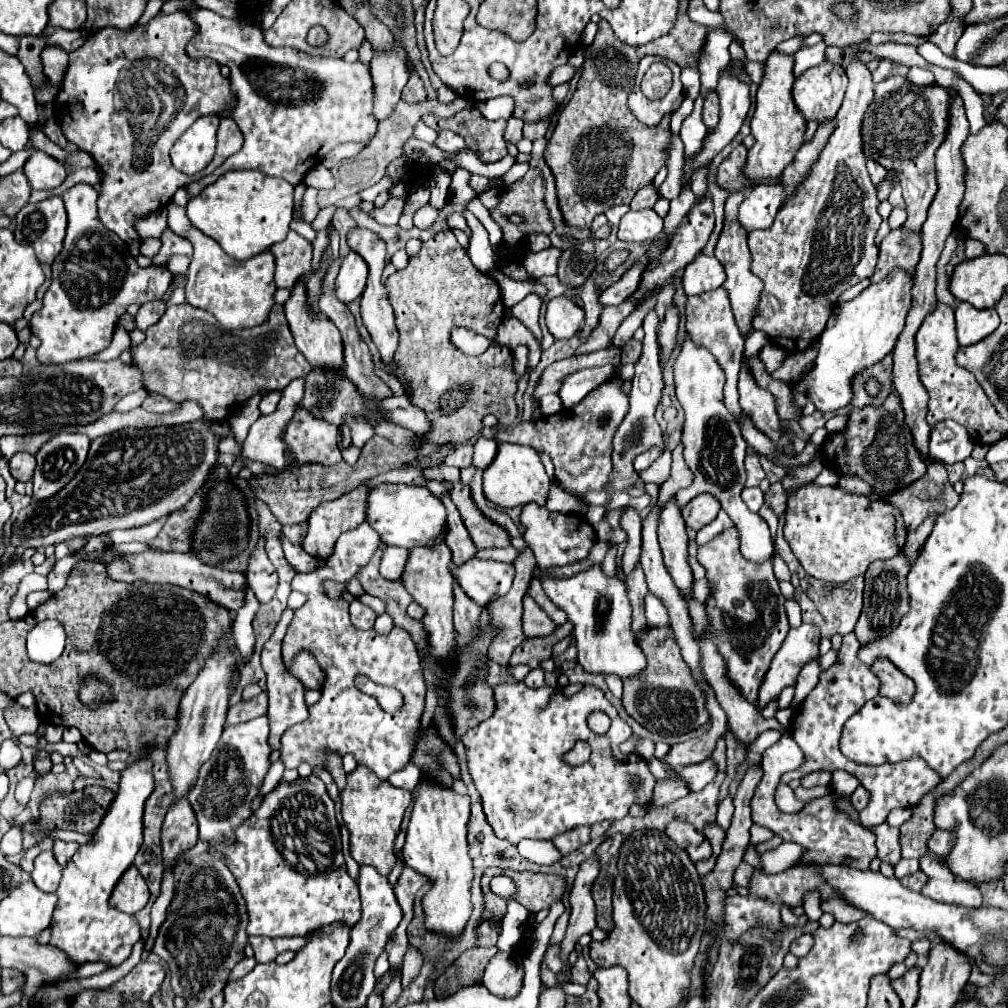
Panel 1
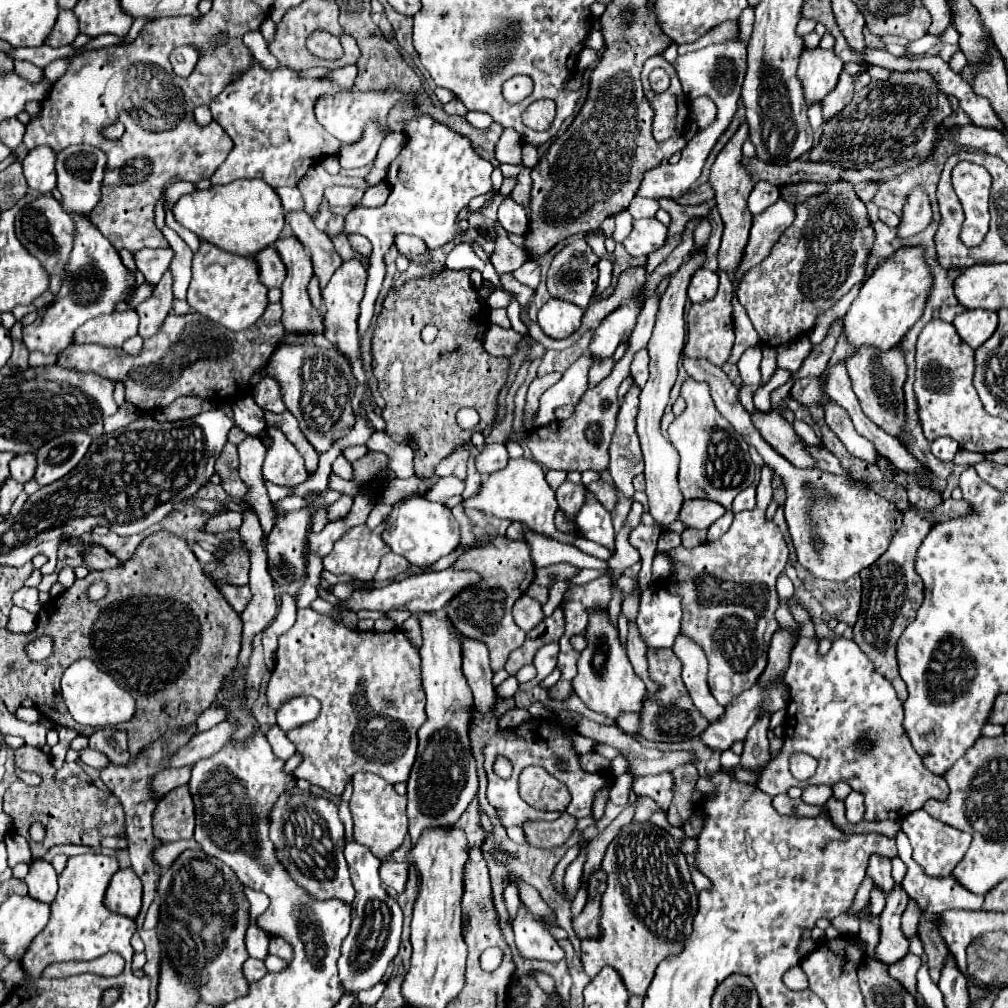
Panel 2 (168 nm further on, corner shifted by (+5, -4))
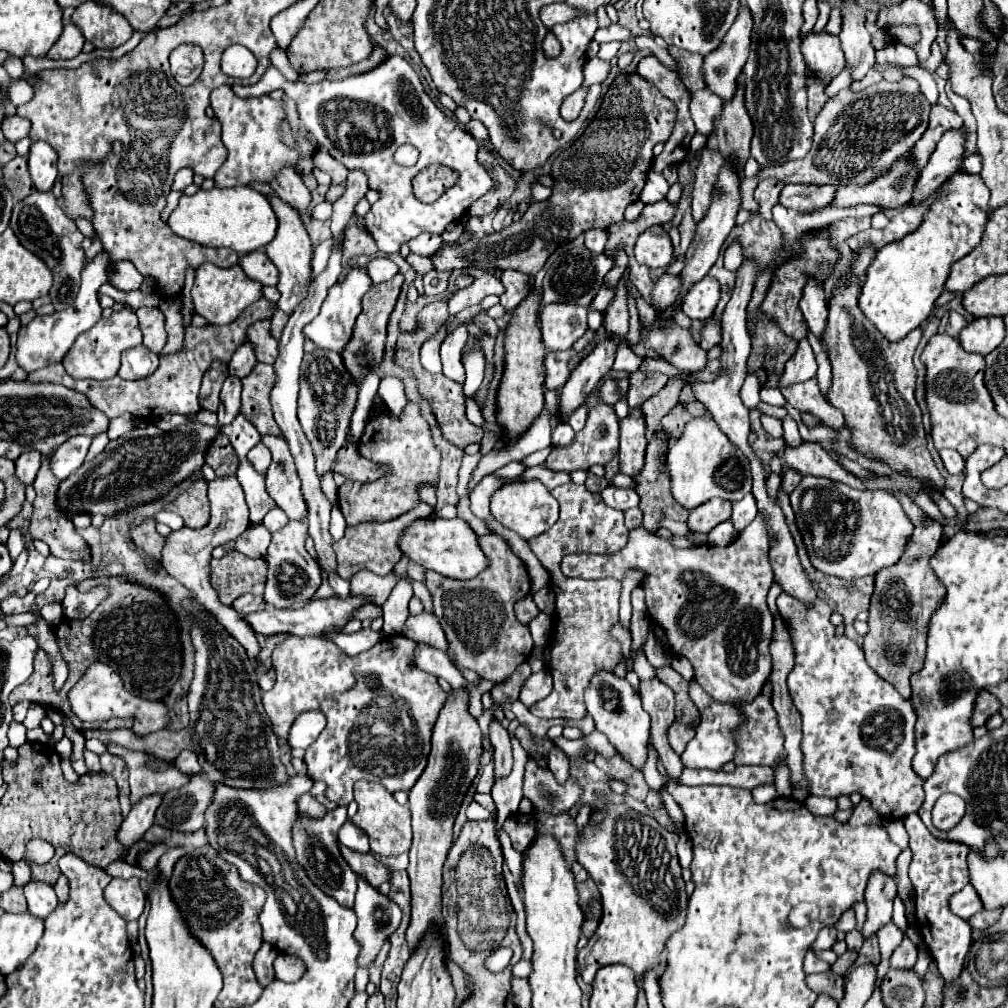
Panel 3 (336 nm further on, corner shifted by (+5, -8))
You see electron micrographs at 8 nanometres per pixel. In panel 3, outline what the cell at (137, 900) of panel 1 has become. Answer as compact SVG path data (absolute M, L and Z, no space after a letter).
M113 879L105 887L105 901L115 909L125 921L139 919L145 907L145 893L139 885L139 879Z

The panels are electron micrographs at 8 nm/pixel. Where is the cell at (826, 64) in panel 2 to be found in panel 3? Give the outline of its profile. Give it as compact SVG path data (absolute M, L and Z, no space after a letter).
M807 33L803 37L801 53L811 75L823 85L833 81L843 71L845 61L837 37L831 37L827 33Z

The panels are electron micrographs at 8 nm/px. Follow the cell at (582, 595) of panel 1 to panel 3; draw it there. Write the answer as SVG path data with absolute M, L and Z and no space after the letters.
M599 669L591 677L589 687L585 691L585 707L587 707L587 713L595 719L597 729L609 737L609 741L615 745L619 755L625 761L629 761L633 767L641 769L641 765L645 763L645 757L647 757L649 723L651 721L649 721L647 711L641 707L641 699L637 695L637 691L631 687L631 683L627 679L617 677L611 671Z

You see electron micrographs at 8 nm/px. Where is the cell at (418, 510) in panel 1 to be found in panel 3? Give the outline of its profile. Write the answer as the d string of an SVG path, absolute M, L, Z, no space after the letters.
M443 517L415 519L405 529L403 537L407 539L407 547L399 545L399 549L405 557L409 557L413 563L417 563L429 571L437 571L445 577L471 579L487 567L487 557L479 549L479 543L477 543L473 529L467 525L467 521L463 521L459 517L455 517L455 519L443 519Z

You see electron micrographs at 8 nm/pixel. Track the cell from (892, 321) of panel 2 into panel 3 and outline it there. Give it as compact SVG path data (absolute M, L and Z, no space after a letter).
M957 171L943 185L939 201L929 209L921 227L915 233L909 233L907 237L903 237L901 241L885 245L877 253L875 261L871 263L871 267L867 269L867 275L865 275L865 283L863 283L863 289L859 295L859 309L887 341L901 341L909 331L917 329L929 317L929 313L933 311L935 299L943 291L951 263L965 257L979 245L983 231L985 231L987 217L989 217L989 189L987 189L985 181L981 179L981 175Z

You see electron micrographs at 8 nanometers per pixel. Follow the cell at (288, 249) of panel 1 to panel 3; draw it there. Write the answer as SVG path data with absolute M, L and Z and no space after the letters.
M257 249L255 253L247 253L239 259L243 271L247 273L249 279L259 281L261 285L277 285L279 281L279 273L277 267L271 263L271 259L267 257L267 253L263 249Z

